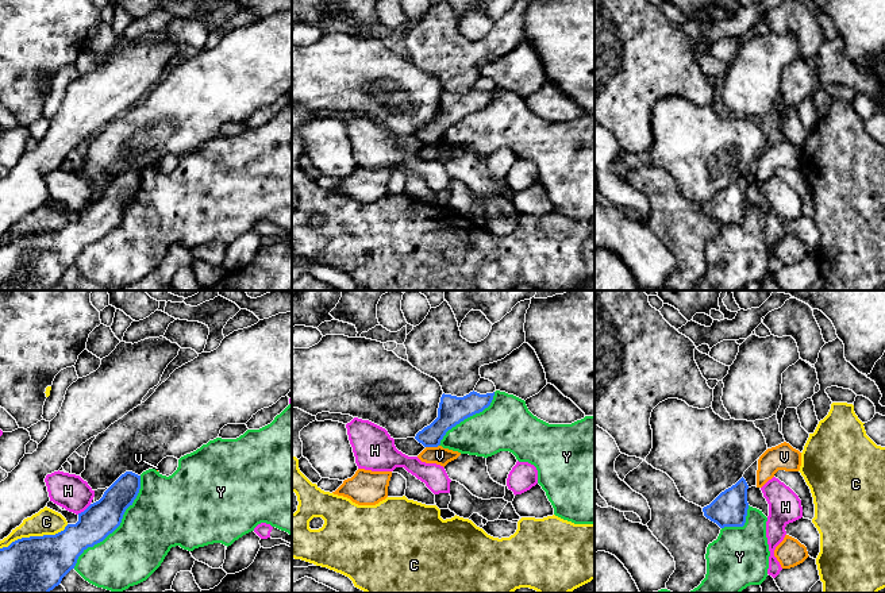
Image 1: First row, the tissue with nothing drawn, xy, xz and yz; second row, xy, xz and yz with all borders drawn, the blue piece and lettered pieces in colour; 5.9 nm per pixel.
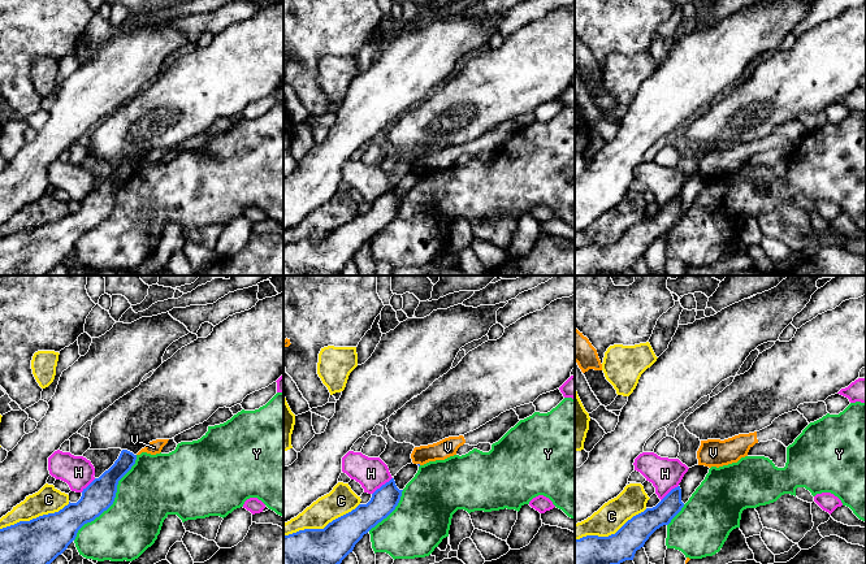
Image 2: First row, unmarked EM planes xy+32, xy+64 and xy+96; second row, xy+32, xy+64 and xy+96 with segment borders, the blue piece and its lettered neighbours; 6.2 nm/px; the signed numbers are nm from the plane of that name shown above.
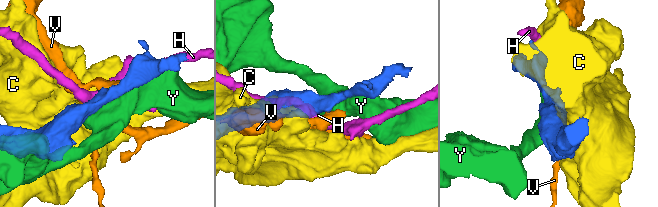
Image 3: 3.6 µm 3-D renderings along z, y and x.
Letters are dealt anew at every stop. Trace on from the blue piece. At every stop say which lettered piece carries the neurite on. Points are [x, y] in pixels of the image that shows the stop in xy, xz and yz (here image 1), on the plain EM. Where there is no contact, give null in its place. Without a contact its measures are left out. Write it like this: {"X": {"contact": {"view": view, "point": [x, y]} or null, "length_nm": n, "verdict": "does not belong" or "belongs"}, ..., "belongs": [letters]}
{"C": {"contact": {"view": "xy", "point": [34, 234]}, "length_nm": 440, "verdict": "does not belong"}, "H": {"contact": {"view": "xy", "point": [85, 207]}, "length_nm": 110, "verdict": "does not belong"}, "V": {"contact": {"view": "xz", "point": [431, 143]}, "length_nm": 80, "verdict": "does not belong"}, "Y": {"contact": {"view": "xy", "point": [118, 223]}, "length_nm": 700, "verdict": "does not belong"}, "belongs": []}

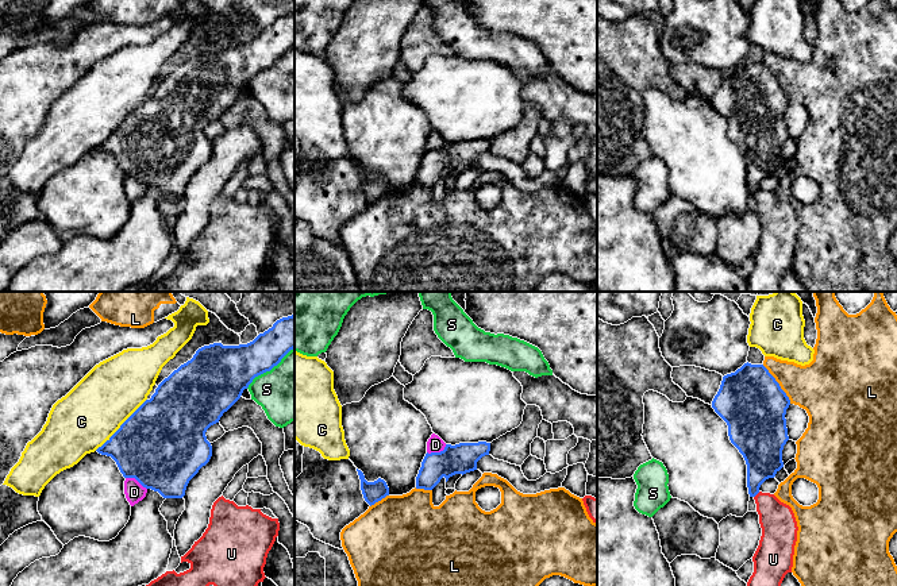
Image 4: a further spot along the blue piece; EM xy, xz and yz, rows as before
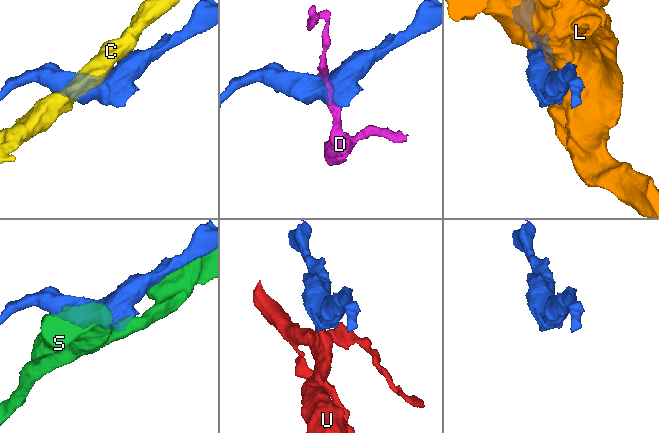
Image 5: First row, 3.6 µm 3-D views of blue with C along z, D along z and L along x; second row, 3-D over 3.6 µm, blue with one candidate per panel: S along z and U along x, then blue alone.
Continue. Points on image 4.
{"C": {"contact": {"view": "xy", "point": [120, 123]}, "length_nm": 440, "verdict": "does not belong"}, "D": {"contact": {"view": "xz", "point": [437, 150]}, "length_nm": 130, "verdict": "does not belong"}, "L": {"contact": {"view": "yz", "point": [778, 81]}, "length_nm": 280, "verdict": "does not belong"}, "S": {"contact": {"view": "xy", "point": [269, 68]}, "length_nm": 380, "verdict": "does not belong"}, "U": {"contact": {"view": "yz", "point": [757, 191]}, "length_nm": 50, "verdict": "does not belong"}, "belongs": []}

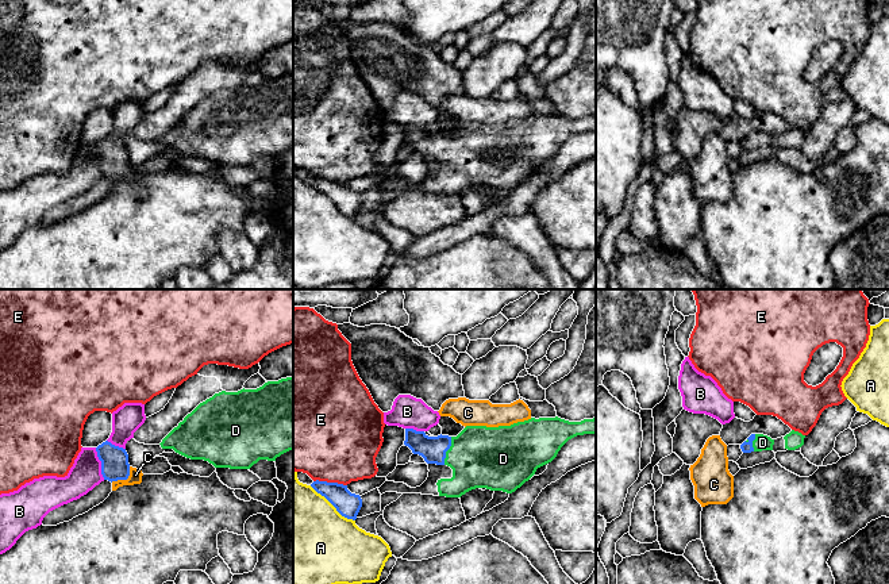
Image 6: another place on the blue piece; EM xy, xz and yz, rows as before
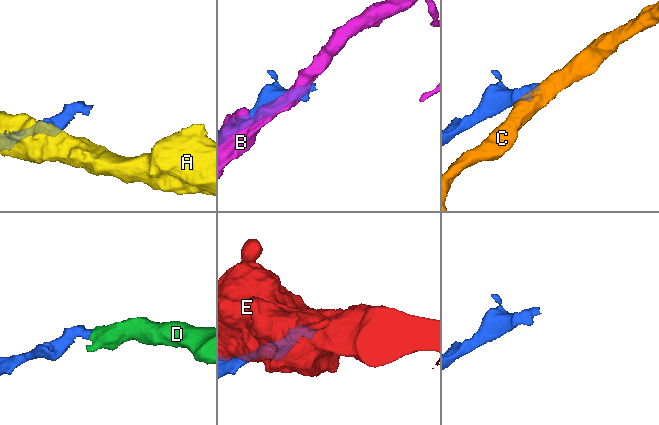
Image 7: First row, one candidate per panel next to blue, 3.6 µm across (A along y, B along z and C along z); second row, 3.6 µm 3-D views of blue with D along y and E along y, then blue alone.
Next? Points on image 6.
{"A": {"contact": {"view": "xz", "point": [333, 202]}, "length_nm": 340, "verdict": "does not belong"}, "B": {"contact": {"view": "xy", "point": [102, 161]}, "length_nm": 200, "verdict": "does not belong"}, "C": {"contact": {"view": "xy", "point": [124, 176]}, "length_nm": 150, "verdict": "does not belong"}, "D": {"contact": {"view": "xz", "point": [447, 146]}, "length_nm": 180, "verdict": "belongs"}, "E": {"contact": {"view": "xz", "point": [330, 180]}, "length_nm": 200, "verdict": "does not belong"}, "belongs": ["D"]}

